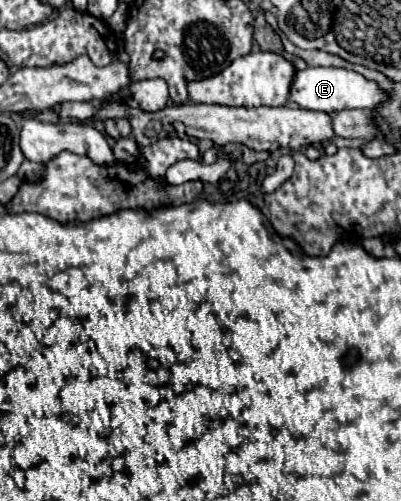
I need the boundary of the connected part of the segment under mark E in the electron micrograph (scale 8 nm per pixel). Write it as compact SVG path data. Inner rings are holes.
M305 68L295 72L289 102L305 108L305 110L321 110L321 112L335 112L345 108L375 108L383 100L383 92L377 88L375 82L365 80L361 74L345 68Z

